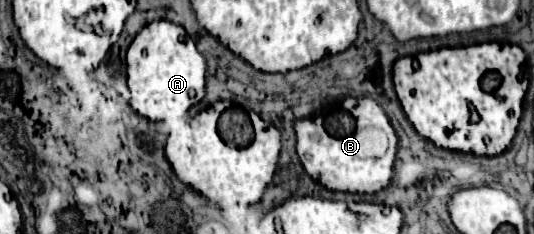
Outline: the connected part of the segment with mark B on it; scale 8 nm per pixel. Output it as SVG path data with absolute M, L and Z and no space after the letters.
M347 98L343 108L299 118L295 120L295 136L305 172L327 190L375 194L393 176L397 136L383 108L371 98Z

